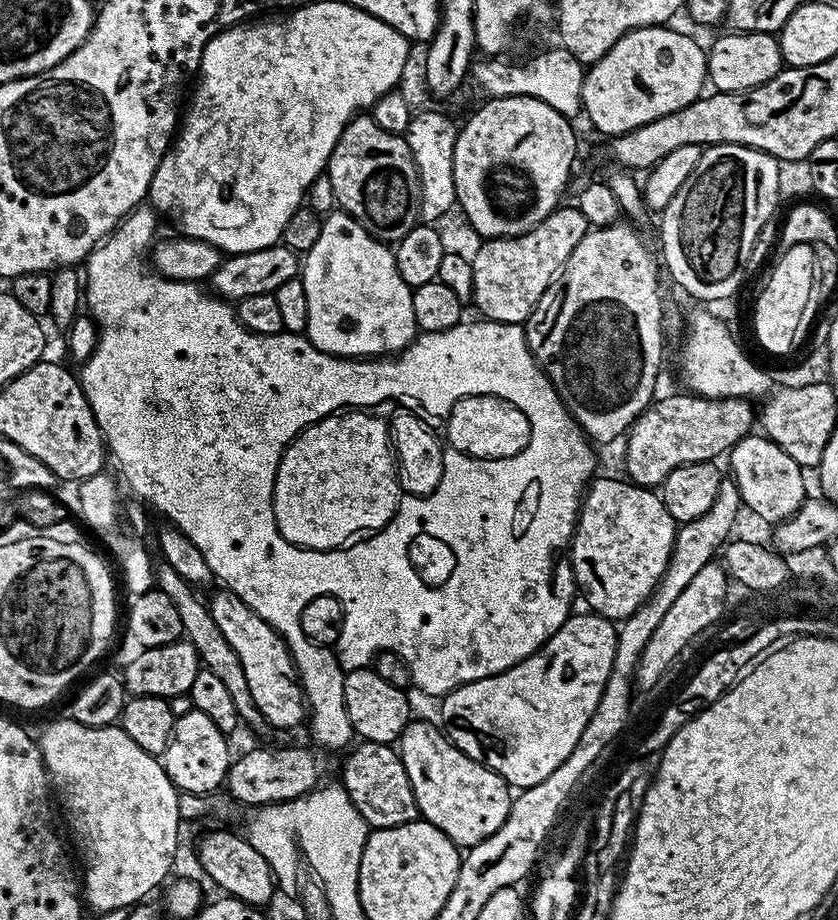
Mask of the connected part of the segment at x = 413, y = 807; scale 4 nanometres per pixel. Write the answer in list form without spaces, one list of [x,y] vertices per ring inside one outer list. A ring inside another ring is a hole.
[[[366,740],[357,743],[348,754],[344,760],[342,786],[369,829],[402,826],[420,816],[410,778],[406,778],[406,766],[402,766],[402,758],[393,745]]]

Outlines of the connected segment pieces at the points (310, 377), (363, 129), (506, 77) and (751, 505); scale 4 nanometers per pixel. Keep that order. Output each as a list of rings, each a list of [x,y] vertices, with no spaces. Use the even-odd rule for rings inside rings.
[[[151,207],[135,208],[129,216],[120,221],[116,231],[88,255],[86,308],[92,319],[96,321],[99,339],[112,340],[112,345],[109,348],[101,347],[95,359],[83,361],[81,368],[84,369],[79,369],[78,372],[80,387],[83,388],[84,397],[92,408],[94,418],[100,427],[100,435],[104,438],[111,459],[113,456],[120,463],[119,475],[129,483],[131,495],[143,501],[149,509],[157,508],[168,519],[165,521],[170,522],[171,527],[186,534],[186,538],[190,538],[194,546],[202,550],[202,558],[206,558],[213,577],[217,581],[220,580],[219,583],[229,592],[238,594],[238,598],[242,598],[242,602],[246,602],[246,606],[250,606],[250,610],[254,610],[258,618],[262,618],[269,626],[276,629],[277,634],[284,637],[292,655],[296,673],[300,676],[300,686],[304,690],[308,715],[306,724],[307,727],[312,727],[311,743],[324,750],[344,747],[347,749],[353,743],[354,733],[350,714],[346,714],[344,678],[346,673],[369,667],[375,661],[377,652],[398,653],[408,663],[413,685],[417,689],[420,687],[428,696],[436,696],[435,698],[443,698],[463,684],[505,672],[525,660],[527,656],[533,656],[539,652],[544,643],[567,622],[573,611],[572,599],[578,596],[578,585],[576,577],[572,574],[572,565],[567,559],[560,560],[560,555],[563,552],[565,555],[569,551],[572,531],[576,529],[576,517],[580,515],[580,502],[584,499],[585,491],[597,469],[595,470],[596,456],[592,453],[593,445],[578,426],[576,419],[568,413],[558,390],[552,385],[543,368],[536,363],[536,357],[528,348],[528,333],[525,325],[503,324],[476,318],[473,324],[461,322],[450,330],[420,332],[407,348],[387,358],[331,356],[314,347],[307,335],[294,332],[283,331],[269,336],[259,336],[240,324],[235,307],[229,301],[221,300],[219,296],[209,294],[207,291],[204,293],[199,283],[191,280],[167,280],[165,276],[147,267],[143,268],[145,257],[149,255],[158,236],[156,220],[158,221],[157,213]],[[468,399],[500,400],[501,406],[504,407],[504,433],[501,436],[495,422],[492,421],[492,415],[496,412],[494,405],[480,404],[477,408],[469,410],[469,417],[464,412],[456,412],[456,407],[466,403]],[[387,400],[405,400],[408,403],[405,405],[415,406],[425,417],[433,416],[436,420],[448,420],[449,441],[447,440],[447,443],[450,446],[444,449],[442,482],[438,482],[438,486],[429,496],[405,495],[396,510],[396,516],[385,528],[371,533],[367,538],[357,539],[343,548],[319,552],[313,548],[300,548],[297,544],[291,544],[286,538],[282,538],[282,534],[276,529],[276,519],[272,513],[272,491],[278,462],[287,450],[288,443],[302,429],[309,428],[324,416],[333,415],[341,410],[372,410],[375,409],[375,404],[384,404]],[[499,440],[504,443],[501,448],[496,445]],[[319,596],[333,596],[344,603],[342,634],[338,634],[334,651],[318,642],[310,642],[310,638],[306,638],[306,633],[302,631],[302,606],[306,606],[310,598]]]
[[[357,114],[344,127],[328,159],[326,175],[330,178],[339,211],[353,216],[375,240],[399,242],[416,227],[420,219],[420,176],[410,146],[403,135],[384,130],[371,115]]]
[[[554,46],[549,52],[542,52],[525,64],[507,64],[506,61],[504,58],[488,58],[483,61],[485,64],[475,65],[474,76],[484,83],[489,97],[529,96],[546,102],[546,106],[554,106],[554,110],[558,110],[558,114],[563,116],[576,118],[576,115],[578,117],[581,115],[580,99],[586,68],[570,50]]]
[[[749,434],[739,440],[727,453],[726,461],[732,467],[731,475],[734,477],[743,507],[748,508],[760,520],[772,520],[779,522],[788,520],[800,511],[804,505],[806,493],[804,493],[805,469],[801,468],[790,454],[786,454],[763,434]]]

